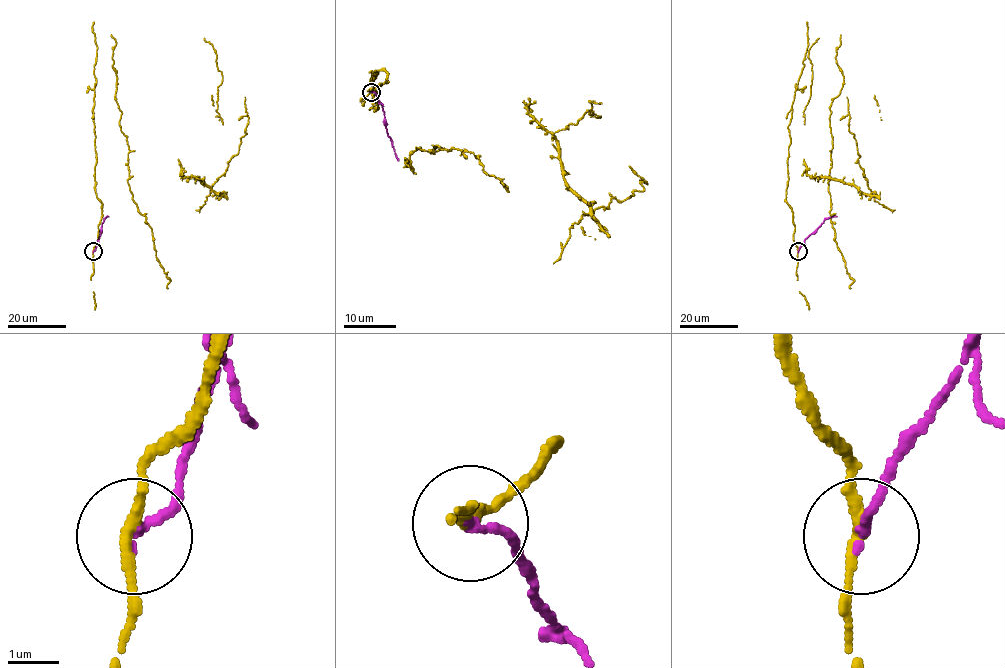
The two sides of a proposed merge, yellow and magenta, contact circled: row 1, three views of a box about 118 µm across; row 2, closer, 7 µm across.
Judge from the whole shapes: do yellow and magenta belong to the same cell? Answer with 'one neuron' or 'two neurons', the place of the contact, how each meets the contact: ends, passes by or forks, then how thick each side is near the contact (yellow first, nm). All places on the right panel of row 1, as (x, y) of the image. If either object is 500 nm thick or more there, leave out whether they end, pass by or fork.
two neurons; place (798, 251); yellow passes by; magenta ends; calibres 200 and 170 nm

